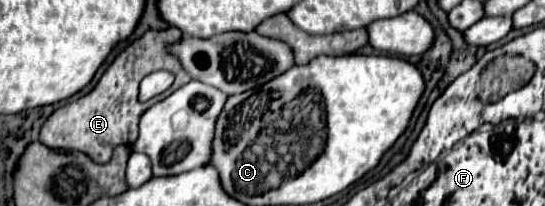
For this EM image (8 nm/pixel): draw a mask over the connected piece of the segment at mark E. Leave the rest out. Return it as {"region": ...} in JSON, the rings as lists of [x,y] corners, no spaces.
{"region":[[[168,27],[164,31],[146,31],[140,39],[124,47],[116,55],[116,59],[108,65],[108,69],[98,79],[96,87],[88,95],[76,101],[70,101],[68,105],[62,105],[56,111],[52,111],[52,115],[44,121],[40,129],[40,143],[44,143],[50,149],[82,151],[96,163],[106,163],[116,145],[120,143],[132,145],[136,141],[136,127],[138,127],[140,111],[144,111],[146,107],[138,101],[138,85],[142,77],[146,77],[148,71],[164,69],[164,71],[172,71],[176,79],[170,89],[178,89],[190,81],[188,73],[182,71],[180,63],[176,63],[176,59],[172,59],[164,51],[164,47],[180,39],[180,35],[182,33],[176,31],[174,27]]]}

